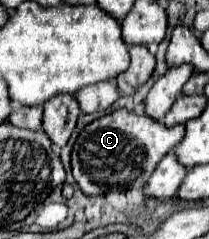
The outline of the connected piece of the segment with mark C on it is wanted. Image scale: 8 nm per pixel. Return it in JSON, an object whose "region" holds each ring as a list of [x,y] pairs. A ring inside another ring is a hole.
{"region":[[[116,109],[82,129],[72,149],[72,175],[86,195],[138,189],[154,173],[160,159],[170,153],[186,135],[184,125],[166,127],[148,115]]]}

